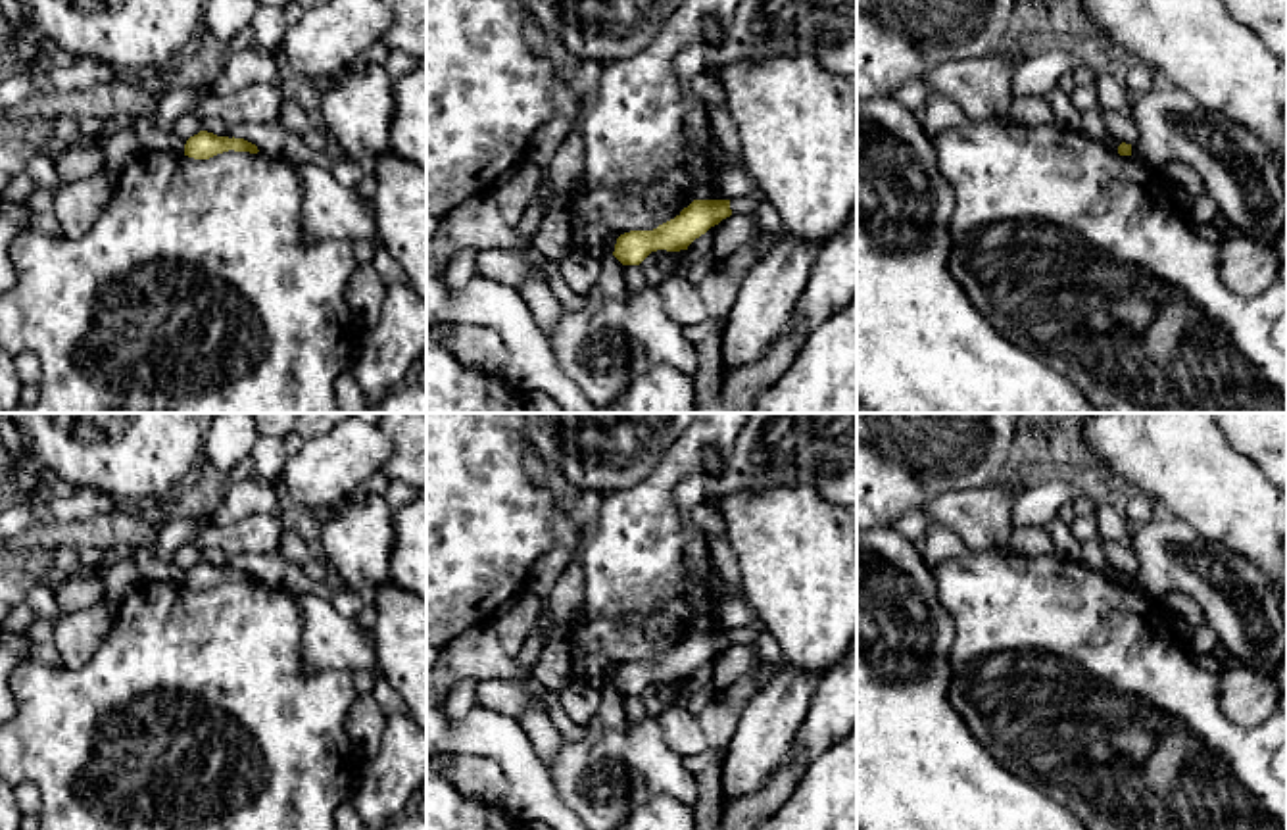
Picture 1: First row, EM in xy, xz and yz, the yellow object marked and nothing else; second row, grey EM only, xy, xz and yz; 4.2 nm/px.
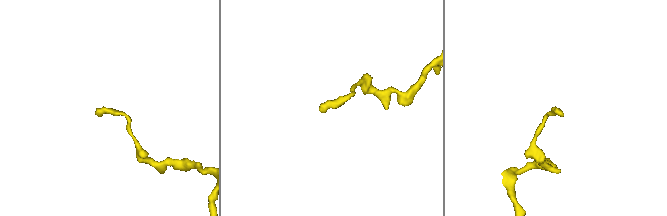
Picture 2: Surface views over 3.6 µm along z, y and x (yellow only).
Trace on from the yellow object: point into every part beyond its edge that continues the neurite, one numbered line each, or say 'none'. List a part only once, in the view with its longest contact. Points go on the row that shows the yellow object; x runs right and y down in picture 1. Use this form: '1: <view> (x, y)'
none

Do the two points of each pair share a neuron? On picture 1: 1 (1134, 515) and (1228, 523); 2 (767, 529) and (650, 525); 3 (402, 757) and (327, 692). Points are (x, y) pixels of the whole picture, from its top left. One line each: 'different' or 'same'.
1: different
2: different
3: different

